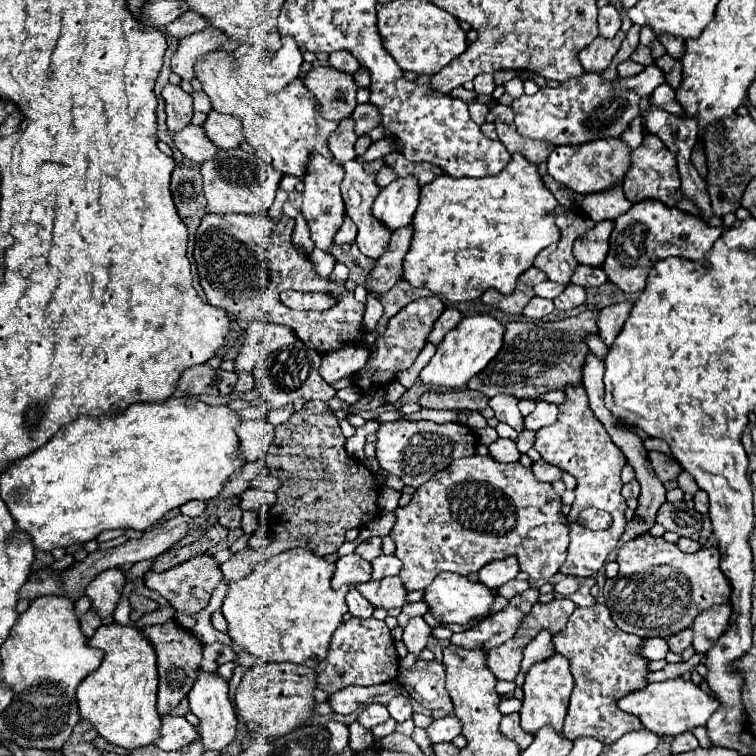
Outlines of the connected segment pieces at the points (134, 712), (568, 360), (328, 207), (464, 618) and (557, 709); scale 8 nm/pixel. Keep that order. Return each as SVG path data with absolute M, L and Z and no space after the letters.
M102 624L96 634L88 640L90 646L104 650L104 660L98 670L88 674L80 686L78 686L78 708L80 716L84 720L90 720L100 736L104 736L108 742L122 746L122 748L140 748L148 746L158 738L160 730L160 716L156 712L156 688L158 688L158 670L156 670L156 654L146 636L134 628L124 624Z
M586 310L560 322L510 322L506 326L502 350L482 374L470 378L466 388L478 390L490 398L496 394L534 398L534 394L562 390L566 384L582 382L582 364L588 352L584 336L598 332L596 314L596 310Z
M314 154L310 158L310 166L306 168L306 178L304 182L304 204L302 204L302 214L310 226L310 238L316 244L316 248L330 250L334 234L338 232L342 218L344 218L344 200L340 196L340 182L344 178L344 170L338 164L326 162L326 158L320 158L320 154Z
M442 572L442 574L438 574L438 578L434 578L434 582L430 586L424 588L422 600L426 602L426 606L430 608L430 612L434 614L436 620L454 622L454 624L466 624L472 618L484 618L486 616L490 604L494 602L494 594L492 594L490 588L486 588L480 582L474 584L464 576Z
M552 654L548 660L534 664L524 680L524 700L522 700L522 710L520 710L520 726L534 734L536 730L540 730L542 726L550 724L556 732L562 734L562 724L568 712L568 700L574 688L574 678L570 674L568 668L568 660L562 654Z

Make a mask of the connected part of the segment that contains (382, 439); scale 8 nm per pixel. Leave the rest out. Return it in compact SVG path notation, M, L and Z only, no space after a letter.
M394 420L386 422L378 428L378 444L376 444L376 456L380 462L380 468L386 472L398 476L404 480L404 484L418 488L420 484L428 482L430 476L450 466L454 460L464 456L474 456L476 452L476 438L474 432L458 422L406 422L406 420Z

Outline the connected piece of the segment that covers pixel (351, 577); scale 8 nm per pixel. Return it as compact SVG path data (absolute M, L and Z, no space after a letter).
M358 554L342 556L336 562L336 574L332 578L332 588L338 590L342 584L356 586L360 582L366 582L370 578L370 572L372 572L370 562L364 560L364 558L360 558Z

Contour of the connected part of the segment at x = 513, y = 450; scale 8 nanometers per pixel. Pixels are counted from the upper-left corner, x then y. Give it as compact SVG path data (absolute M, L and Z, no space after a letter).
M498 438L496 442L492 442L488 446L488 454L496 462L518 462L520 460L520 452L518 452L516 444L512 440L506 440L506 438Z

